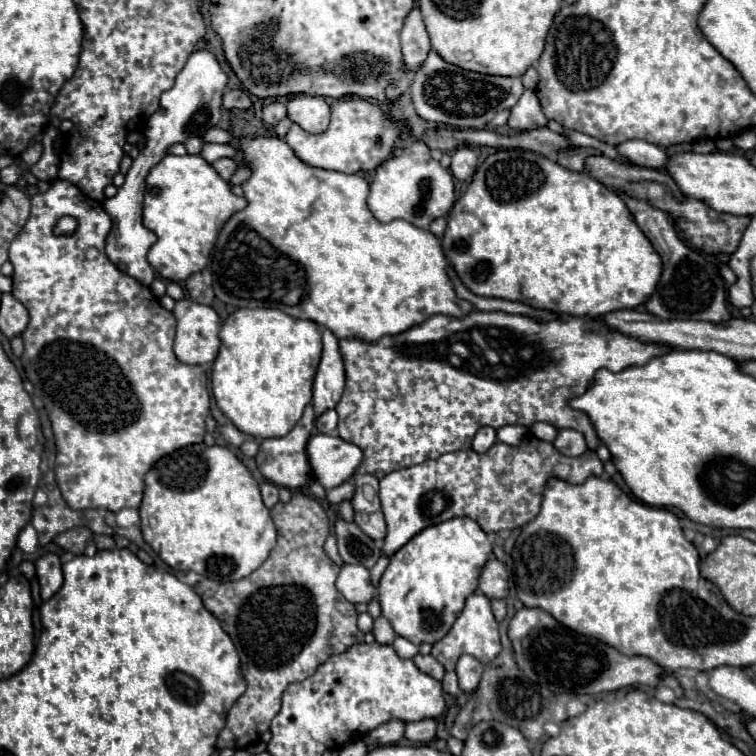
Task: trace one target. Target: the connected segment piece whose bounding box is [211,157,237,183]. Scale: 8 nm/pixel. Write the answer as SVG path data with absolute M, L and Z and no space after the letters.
M223 157L223 159L217 159L215 163L211 163L213 167L215 167L215 171L229 183L231 181L231 177L233 177L233 173L237 171L237 163L233 161L233 159L227 159L227 157Z

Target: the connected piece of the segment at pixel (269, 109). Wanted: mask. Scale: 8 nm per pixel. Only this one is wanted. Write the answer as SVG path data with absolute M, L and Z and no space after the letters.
M279 101L269 103L269 105L263 107L263 121L267 125L271 125L271 127L275 127L285 117L287 117L287 107L283 103L279 103Z

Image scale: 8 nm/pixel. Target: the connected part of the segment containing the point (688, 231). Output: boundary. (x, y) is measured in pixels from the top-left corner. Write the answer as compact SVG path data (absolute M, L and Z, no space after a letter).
M589 155L585 159L583 171L619 195L627 195L633 199L647 201L651 207L669 213L675 219L677 227L681 229L683 237L707 255L717 255L717 253L729 253L731 255L737 249L741 235L751 221L751 217L737 217L737 215L729 215L729 213L719 213L719 211L713 211L709 205L705 205L699 199L683 197L681 189L677 187L677 183L673 181L673 177L667 171L637 167L631 163L625 165L625 163L613 161L605 155Z

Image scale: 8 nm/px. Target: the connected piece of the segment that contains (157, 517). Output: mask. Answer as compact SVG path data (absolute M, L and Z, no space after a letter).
M187 445L159 459L145 475L145 491L139 507L143 539L177 571L195 571L215 581L237 581L253 573L275 547L277 531L269 509L259 495L259 483L233 451L221 445Z

